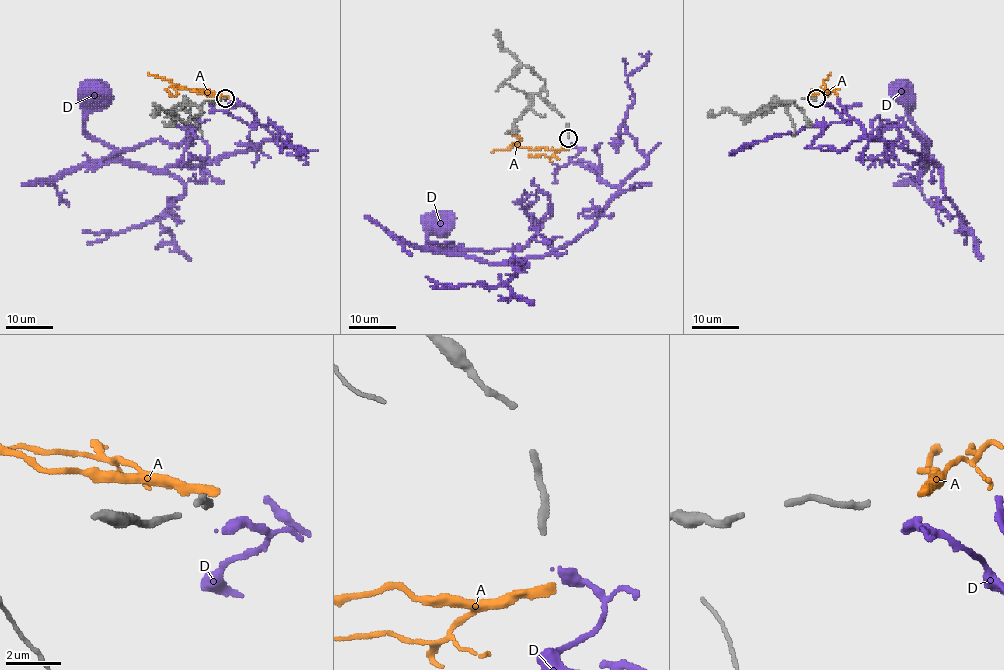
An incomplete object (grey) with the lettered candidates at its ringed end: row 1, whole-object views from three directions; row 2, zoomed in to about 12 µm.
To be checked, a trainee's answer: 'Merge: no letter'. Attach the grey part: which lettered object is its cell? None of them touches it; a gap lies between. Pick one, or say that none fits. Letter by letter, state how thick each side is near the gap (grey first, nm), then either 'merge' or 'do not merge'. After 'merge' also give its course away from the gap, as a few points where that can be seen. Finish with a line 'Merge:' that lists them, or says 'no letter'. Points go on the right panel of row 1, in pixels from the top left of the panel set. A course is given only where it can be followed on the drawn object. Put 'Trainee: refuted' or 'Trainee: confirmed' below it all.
A: 240/360 nm | do not merge
D: 240/400 nm | do not merge
Merge: no letter
Trainee: confirmed

